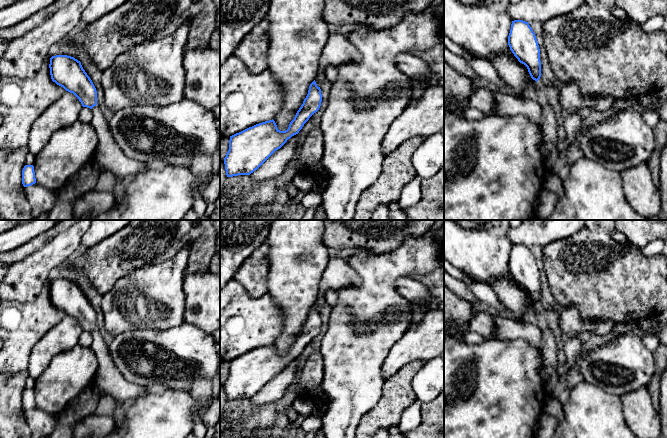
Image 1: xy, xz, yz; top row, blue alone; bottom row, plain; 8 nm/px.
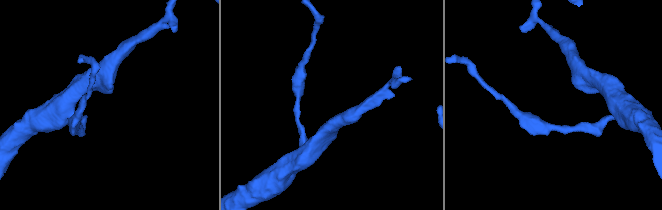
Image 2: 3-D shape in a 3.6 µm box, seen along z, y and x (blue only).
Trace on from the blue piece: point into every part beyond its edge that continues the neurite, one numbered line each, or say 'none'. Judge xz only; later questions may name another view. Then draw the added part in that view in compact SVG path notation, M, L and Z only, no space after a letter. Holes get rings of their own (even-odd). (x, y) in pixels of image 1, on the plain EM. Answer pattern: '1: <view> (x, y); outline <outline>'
none

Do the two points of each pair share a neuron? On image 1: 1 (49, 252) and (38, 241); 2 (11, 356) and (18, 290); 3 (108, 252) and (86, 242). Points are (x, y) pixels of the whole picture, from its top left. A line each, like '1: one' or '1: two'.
1: two
2: two
3: two

